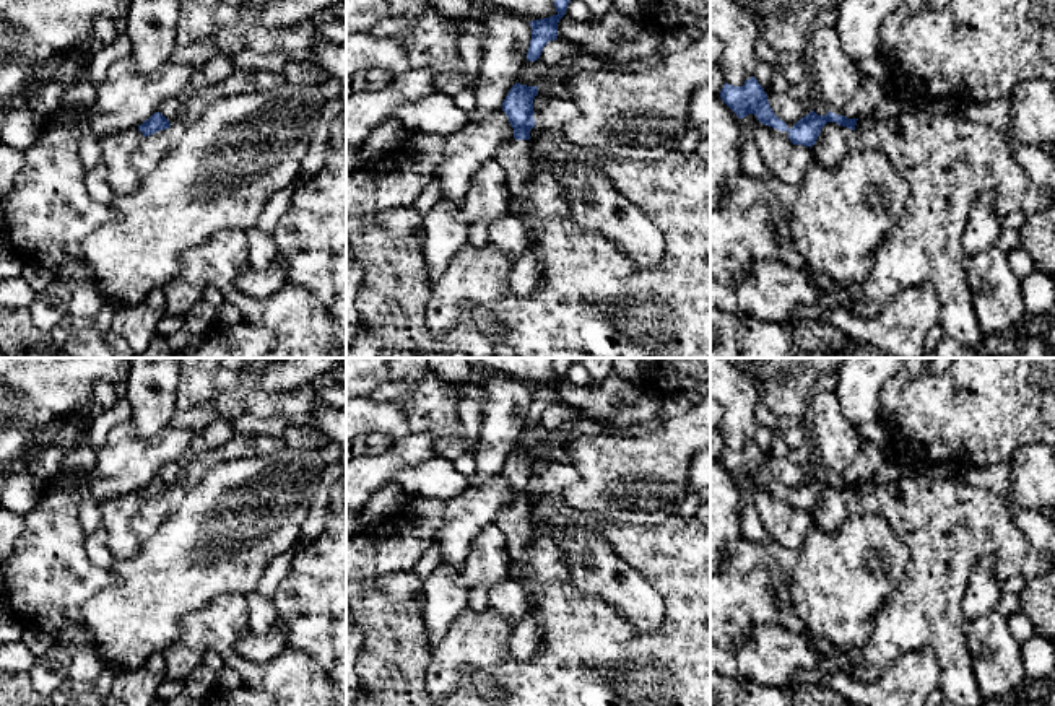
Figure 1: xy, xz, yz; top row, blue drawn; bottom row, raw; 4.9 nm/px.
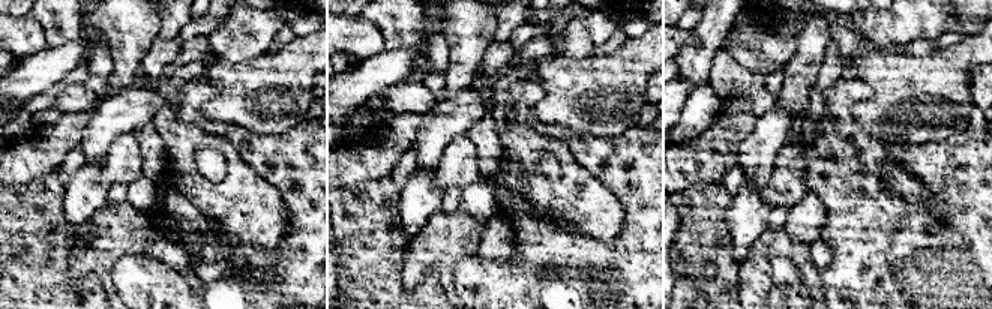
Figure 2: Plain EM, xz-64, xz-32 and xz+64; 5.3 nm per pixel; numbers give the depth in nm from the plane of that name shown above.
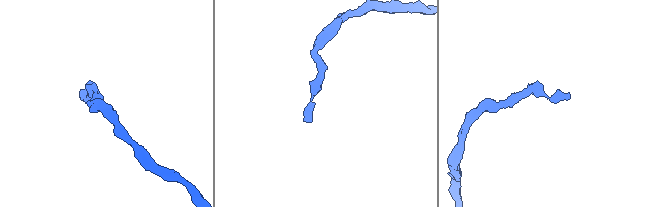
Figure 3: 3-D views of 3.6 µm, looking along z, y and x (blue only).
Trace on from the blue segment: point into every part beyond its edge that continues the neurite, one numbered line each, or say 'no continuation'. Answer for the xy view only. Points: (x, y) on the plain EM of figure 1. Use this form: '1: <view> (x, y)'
no continuation

